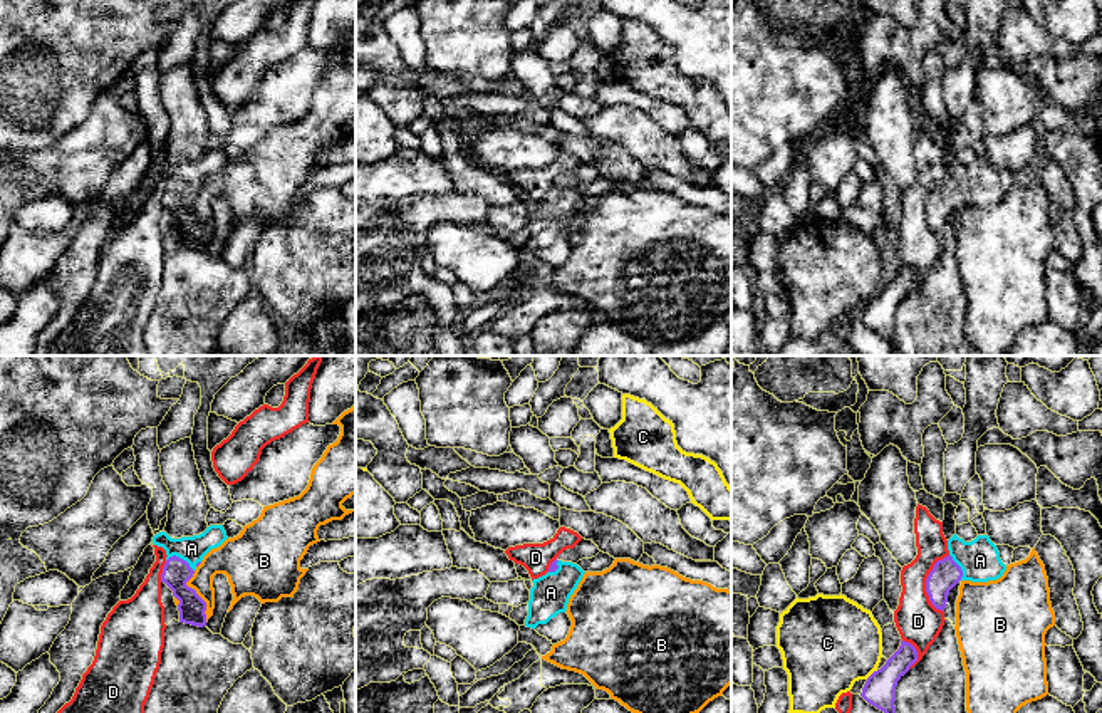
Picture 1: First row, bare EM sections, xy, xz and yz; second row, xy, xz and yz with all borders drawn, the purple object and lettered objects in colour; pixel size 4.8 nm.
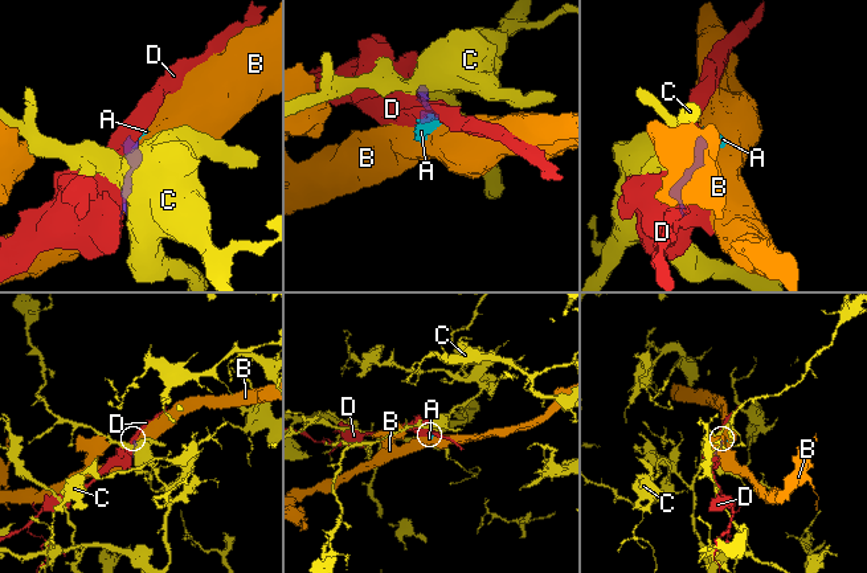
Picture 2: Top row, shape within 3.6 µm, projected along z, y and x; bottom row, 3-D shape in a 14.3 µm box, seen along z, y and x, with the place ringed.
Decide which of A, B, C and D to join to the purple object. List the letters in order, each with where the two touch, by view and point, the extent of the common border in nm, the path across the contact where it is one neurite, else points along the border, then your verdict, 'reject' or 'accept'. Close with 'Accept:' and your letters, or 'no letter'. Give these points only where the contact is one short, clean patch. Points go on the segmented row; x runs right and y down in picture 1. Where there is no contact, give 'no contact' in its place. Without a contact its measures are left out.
A: xy (181, 559) | 150 nm | across xy (176, 572), (181, 559), (192, 549) | accept
B: xy (198, 596) | 260 nm | along xy (193, 571), (187, 584), (205, 603), (207, 621) | reject
C: yz (873, 673) | 80 nm | along yz (878, 670), (866, 678) | reject
D: yz (926, 581) | 280 nm | reject
Accept: A

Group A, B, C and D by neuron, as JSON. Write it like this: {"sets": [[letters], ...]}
{"sets": [["A"], ["B"], ["C"], ["D"]]}

